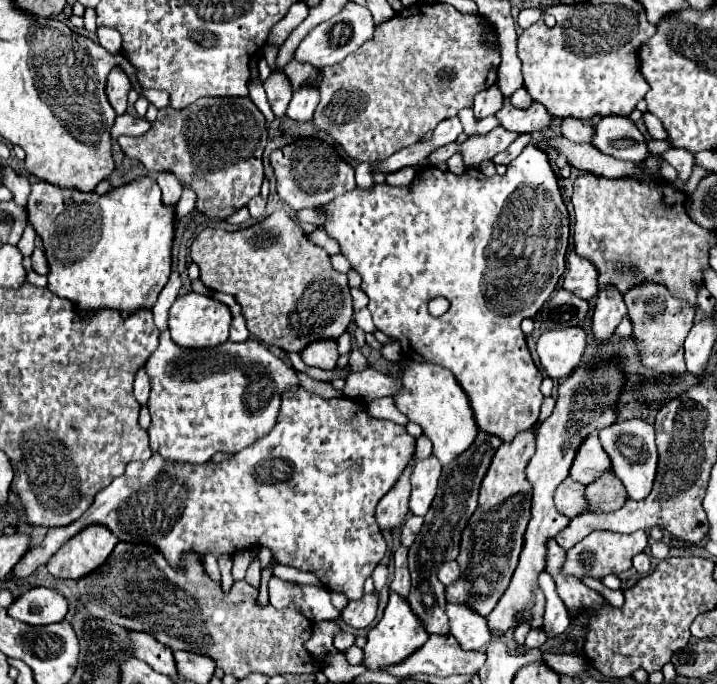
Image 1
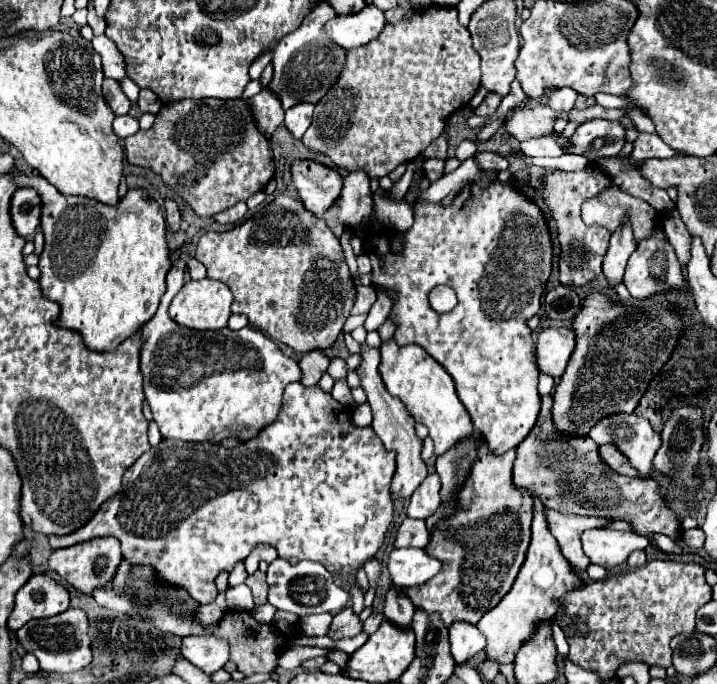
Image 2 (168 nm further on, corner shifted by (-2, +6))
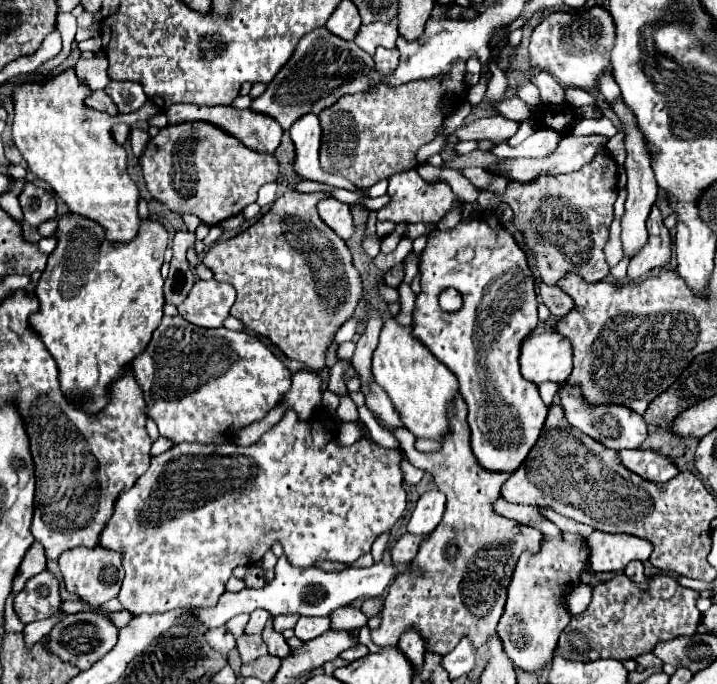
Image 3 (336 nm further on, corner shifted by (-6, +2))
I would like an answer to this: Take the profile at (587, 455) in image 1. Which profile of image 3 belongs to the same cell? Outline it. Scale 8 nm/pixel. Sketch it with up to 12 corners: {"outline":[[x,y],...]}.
{"outline":[[641,449],[619,451],[629,471],[655,483],[679,473],[667,457]]}

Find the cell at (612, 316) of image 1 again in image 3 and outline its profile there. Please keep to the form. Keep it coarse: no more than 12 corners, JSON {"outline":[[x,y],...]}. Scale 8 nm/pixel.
{"outline":[[623,101],[611,105],[625,127],[627,201],[621,217],[623,257],[647,243],[645,221],[657,181],[637,119]]}

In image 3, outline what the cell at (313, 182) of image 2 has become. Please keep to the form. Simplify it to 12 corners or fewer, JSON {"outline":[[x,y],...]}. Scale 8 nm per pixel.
{"outline":[[337,199],[317,203],[319,217],[341,237],[353,235],[349,205]]}

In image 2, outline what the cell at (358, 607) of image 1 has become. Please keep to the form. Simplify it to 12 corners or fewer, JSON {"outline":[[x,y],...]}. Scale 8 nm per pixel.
{"outline":[[345,607],[333,617],[327,637],[337,641],[363,631],[363,623]]}

